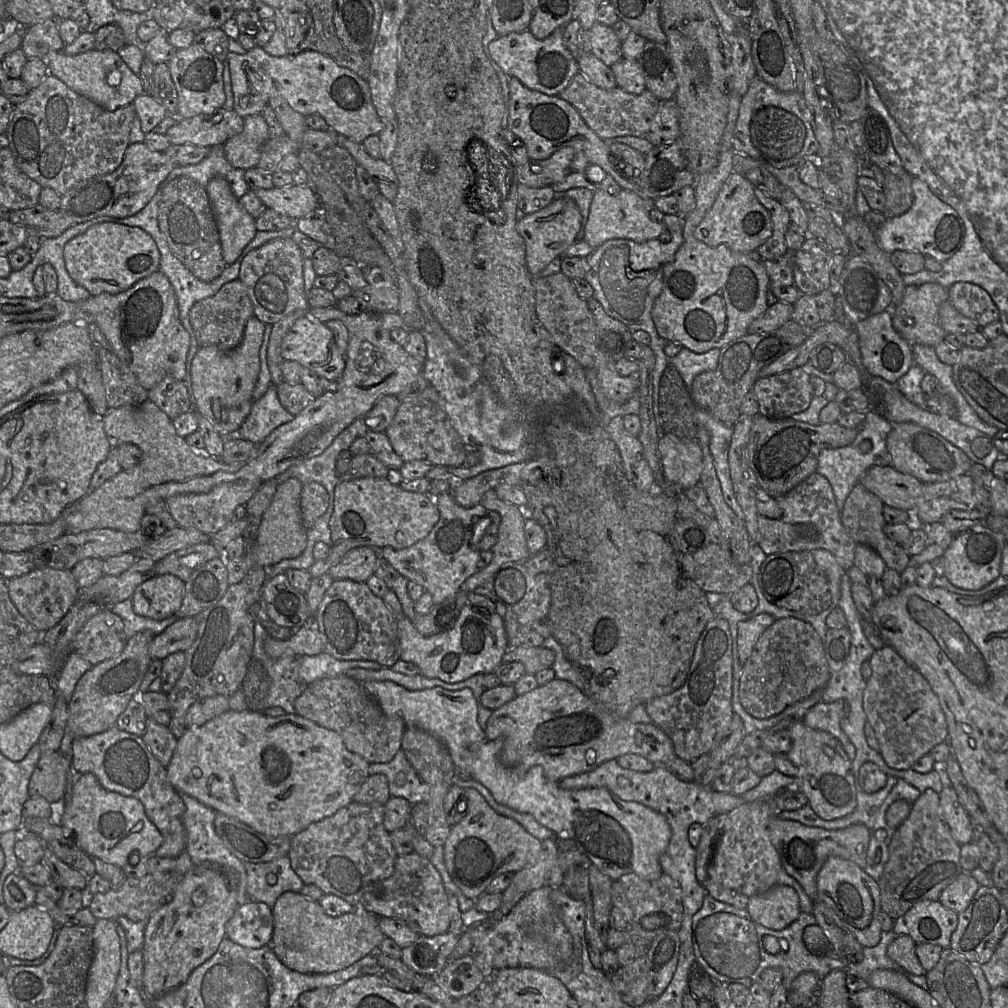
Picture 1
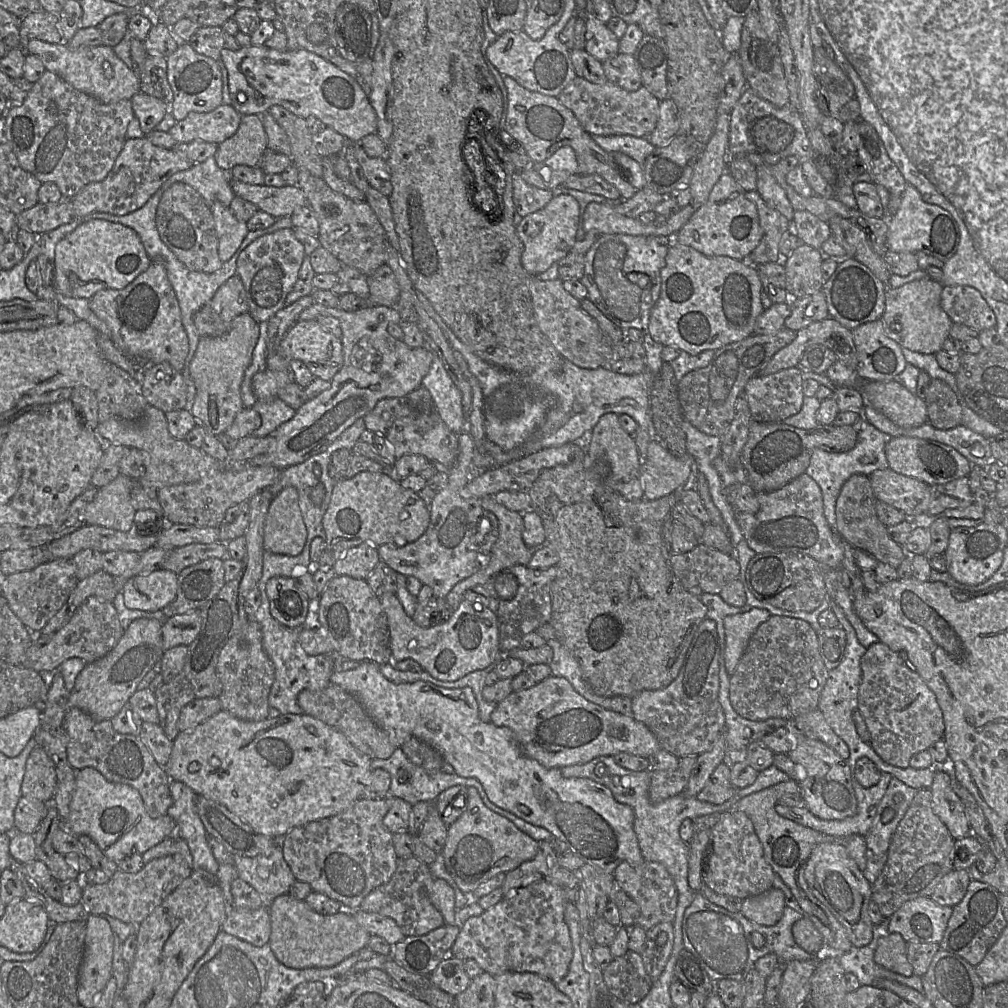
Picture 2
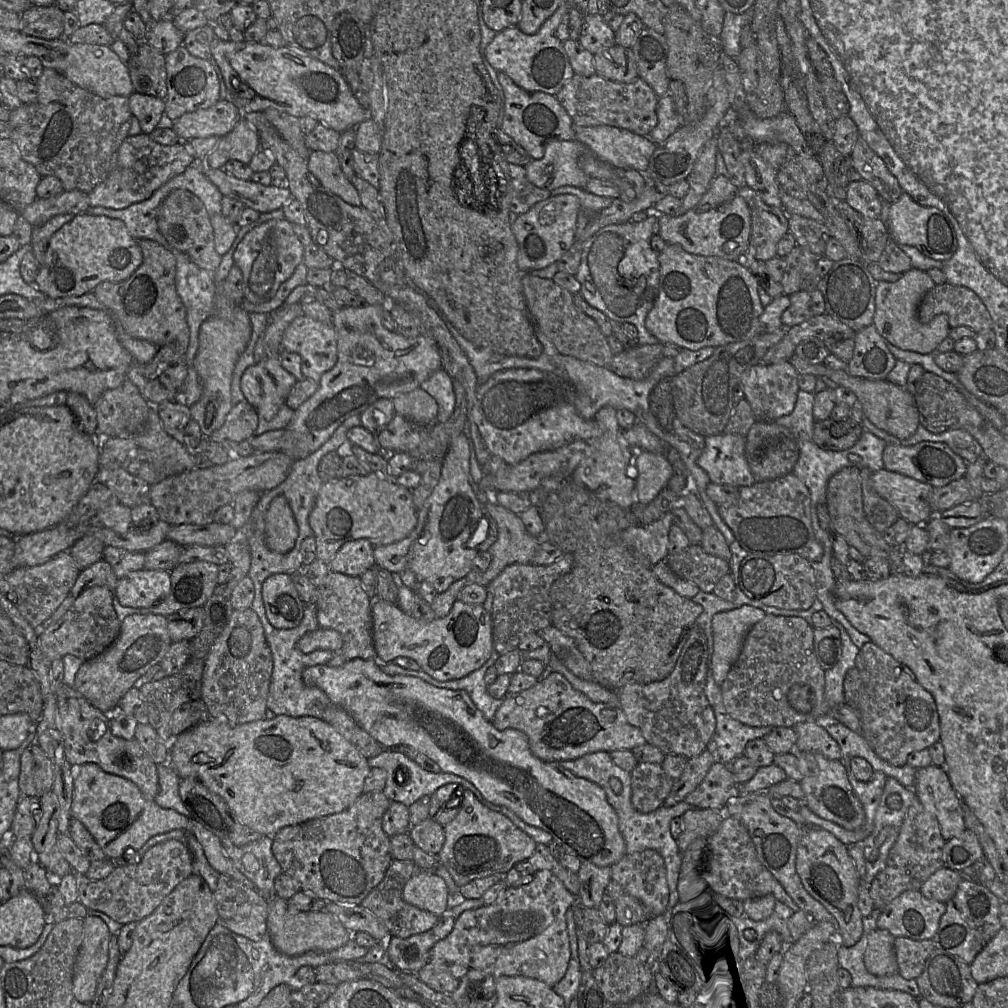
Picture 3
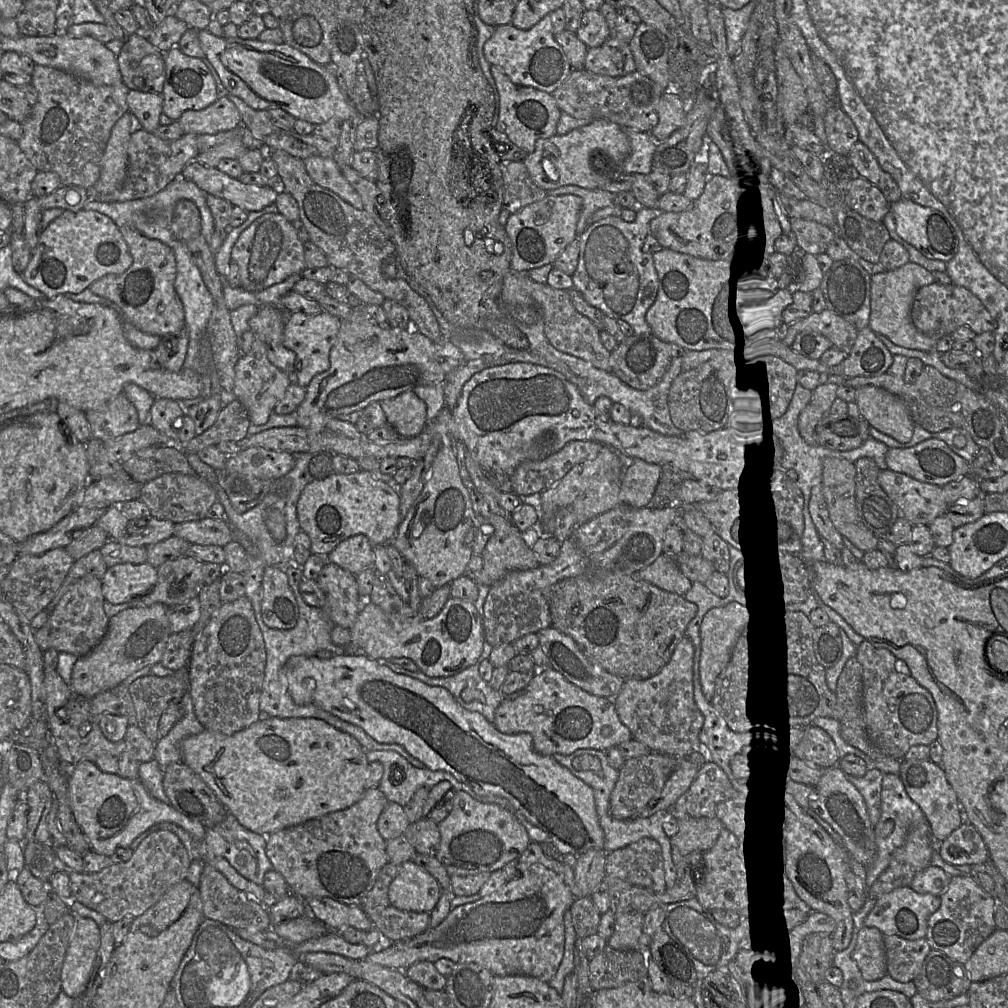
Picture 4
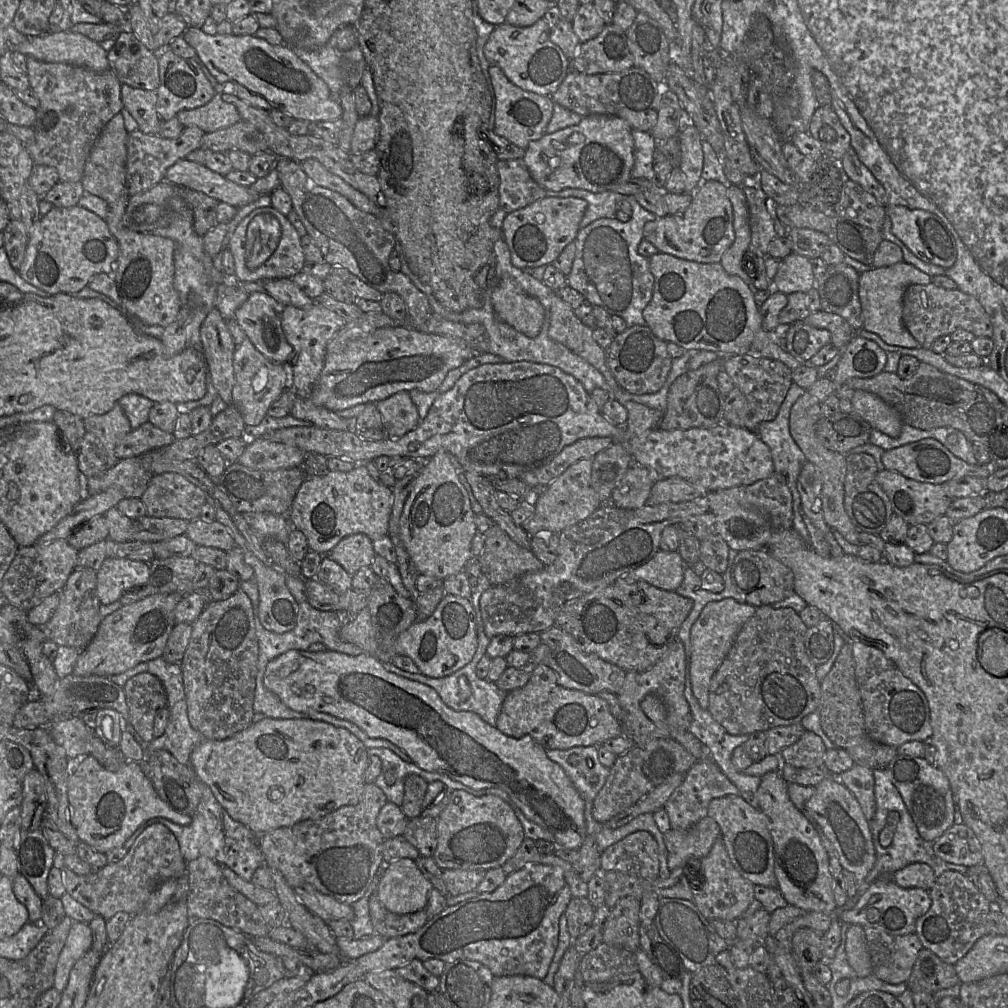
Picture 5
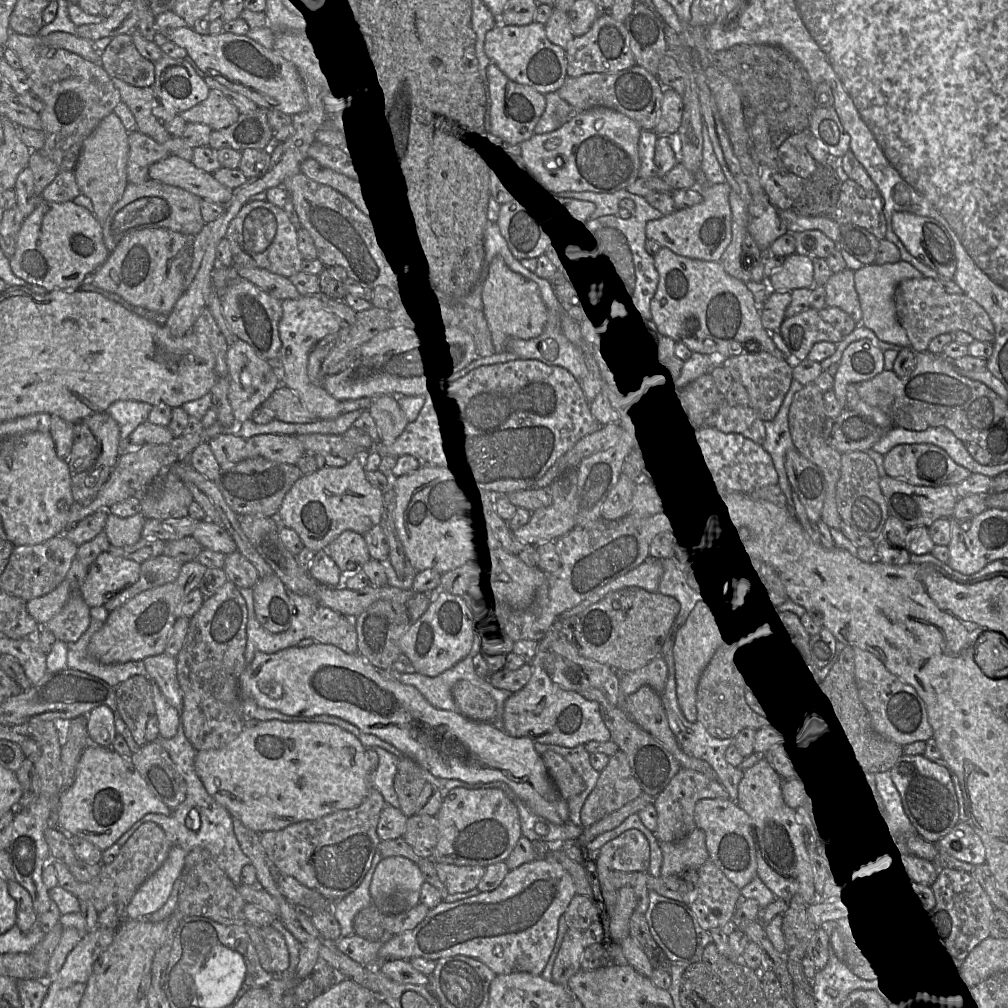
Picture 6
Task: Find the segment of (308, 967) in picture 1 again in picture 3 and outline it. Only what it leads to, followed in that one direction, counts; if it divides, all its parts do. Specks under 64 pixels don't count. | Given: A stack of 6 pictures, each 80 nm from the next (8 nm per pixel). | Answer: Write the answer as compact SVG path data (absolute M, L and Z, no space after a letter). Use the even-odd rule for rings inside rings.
M279 897L269 900L267 927L274 948L287 956L299 956L308 951L330 952L344 946L353 936L334 915L324 910L291 913L287 900Z

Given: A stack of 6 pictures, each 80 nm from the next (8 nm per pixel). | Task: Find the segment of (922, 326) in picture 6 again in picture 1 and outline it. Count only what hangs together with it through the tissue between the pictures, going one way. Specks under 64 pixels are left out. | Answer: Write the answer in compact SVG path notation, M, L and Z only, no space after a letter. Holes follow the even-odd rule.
M957 282L948 288L948 300L962 315L984 327L999 321L997 305L986 290L970 282Z

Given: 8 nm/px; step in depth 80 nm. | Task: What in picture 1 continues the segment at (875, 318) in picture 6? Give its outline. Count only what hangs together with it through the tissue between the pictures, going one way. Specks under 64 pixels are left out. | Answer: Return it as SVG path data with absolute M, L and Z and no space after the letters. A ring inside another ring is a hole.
M939 283L906 286L902 300L891 308L893 327L911 346L923 344L935 347L947 334L939 323L939 308L946 300L948 288Z

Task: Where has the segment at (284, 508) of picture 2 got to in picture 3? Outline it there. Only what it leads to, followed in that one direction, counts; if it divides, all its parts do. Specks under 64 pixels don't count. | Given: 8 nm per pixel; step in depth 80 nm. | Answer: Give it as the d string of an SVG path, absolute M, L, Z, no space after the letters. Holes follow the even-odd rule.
M280 495L271 502L265 518L268 548L276 553L290 552L296 544L299 529L288 500Z

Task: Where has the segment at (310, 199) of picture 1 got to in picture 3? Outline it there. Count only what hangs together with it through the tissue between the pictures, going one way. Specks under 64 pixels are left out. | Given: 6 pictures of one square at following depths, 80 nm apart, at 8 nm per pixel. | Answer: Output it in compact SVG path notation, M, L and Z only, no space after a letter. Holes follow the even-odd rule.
M204 163L203 172L217 186L223 196L240 201L246 208L260 213L281 209L292 198L288 188L264 186L251 180L238 179L223 168L211 168Z

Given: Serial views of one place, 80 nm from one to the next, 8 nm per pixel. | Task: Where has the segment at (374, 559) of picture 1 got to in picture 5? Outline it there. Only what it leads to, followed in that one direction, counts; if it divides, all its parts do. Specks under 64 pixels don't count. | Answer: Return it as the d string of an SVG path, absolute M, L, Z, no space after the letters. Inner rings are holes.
M352 534L341 539L327 556L353 576L361 568L370 567L375 557L373 541L365 534Z

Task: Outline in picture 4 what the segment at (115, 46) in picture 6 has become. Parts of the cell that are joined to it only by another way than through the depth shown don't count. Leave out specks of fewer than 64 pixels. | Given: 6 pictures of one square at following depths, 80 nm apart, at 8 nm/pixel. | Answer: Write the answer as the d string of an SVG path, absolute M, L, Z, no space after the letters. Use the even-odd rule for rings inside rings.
M141 33L129 35L117 56L122 81L130 90L162 94L165 82L165 53Z

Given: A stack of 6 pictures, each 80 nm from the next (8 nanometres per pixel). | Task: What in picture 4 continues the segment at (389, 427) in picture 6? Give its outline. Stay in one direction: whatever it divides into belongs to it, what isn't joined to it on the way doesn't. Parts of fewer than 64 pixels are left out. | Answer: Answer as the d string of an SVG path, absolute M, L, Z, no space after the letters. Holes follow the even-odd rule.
M413 391L403 392L381 402L387 423L400 437L414 437L427 425L426 403Z

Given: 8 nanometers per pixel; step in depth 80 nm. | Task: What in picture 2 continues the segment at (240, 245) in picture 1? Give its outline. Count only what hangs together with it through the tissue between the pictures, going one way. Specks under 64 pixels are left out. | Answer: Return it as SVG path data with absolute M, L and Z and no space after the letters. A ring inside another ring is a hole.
M219 201L212 203L211 211L218 238L218 255L222 262L226 262L236 253L249 228L246 222L239 221L229 207Z

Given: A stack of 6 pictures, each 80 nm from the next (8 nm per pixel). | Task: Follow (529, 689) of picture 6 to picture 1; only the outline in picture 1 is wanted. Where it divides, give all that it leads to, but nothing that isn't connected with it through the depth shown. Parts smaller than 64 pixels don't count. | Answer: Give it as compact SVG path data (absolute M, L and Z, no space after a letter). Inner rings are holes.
M557 678L528 693L517 695L493 710L486 723L485 735L488 740L503 740L499 761L504 766L516 771L527 771L532 767L541 766L545 776L554 782L592 771L604 762L616 760L625 754L640 755L654 765L663 765L670 758L677 757L671 739L653 723L634 723L626 718L618 718L601 708L571 682Z

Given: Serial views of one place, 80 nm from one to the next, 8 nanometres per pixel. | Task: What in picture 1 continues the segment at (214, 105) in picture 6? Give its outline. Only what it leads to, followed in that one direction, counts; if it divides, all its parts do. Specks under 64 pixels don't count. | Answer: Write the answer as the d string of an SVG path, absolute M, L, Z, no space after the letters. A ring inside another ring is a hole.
M224 107L212 114L198 114L177 122L165 135L172 145L194 144L212 147L223 145L243 130L244 118Z

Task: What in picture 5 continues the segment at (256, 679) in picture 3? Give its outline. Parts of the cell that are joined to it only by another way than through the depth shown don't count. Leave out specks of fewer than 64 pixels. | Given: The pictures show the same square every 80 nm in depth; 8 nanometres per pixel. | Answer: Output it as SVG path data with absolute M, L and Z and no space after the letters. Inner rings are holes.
M238 590L225 600L210 601L192 623L192 634L181 660L187 714L191 726L208 740L225 740L253 722L254 696L258 674L259 644L255 631L252 602Z

